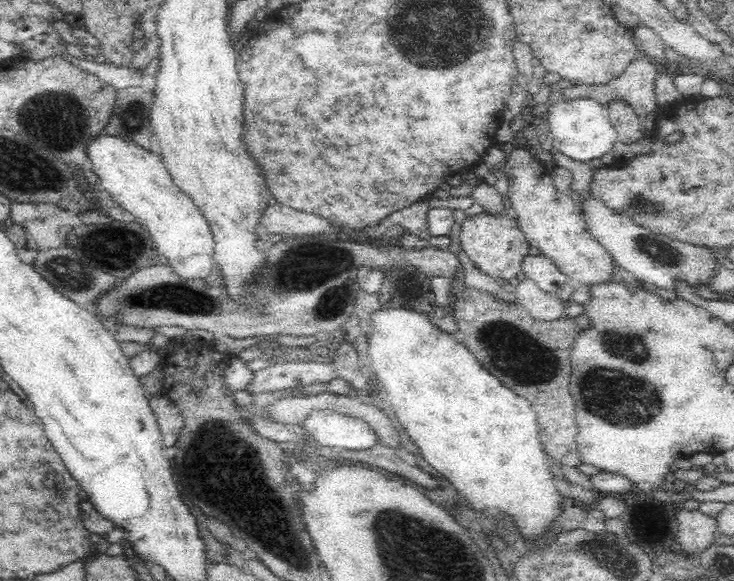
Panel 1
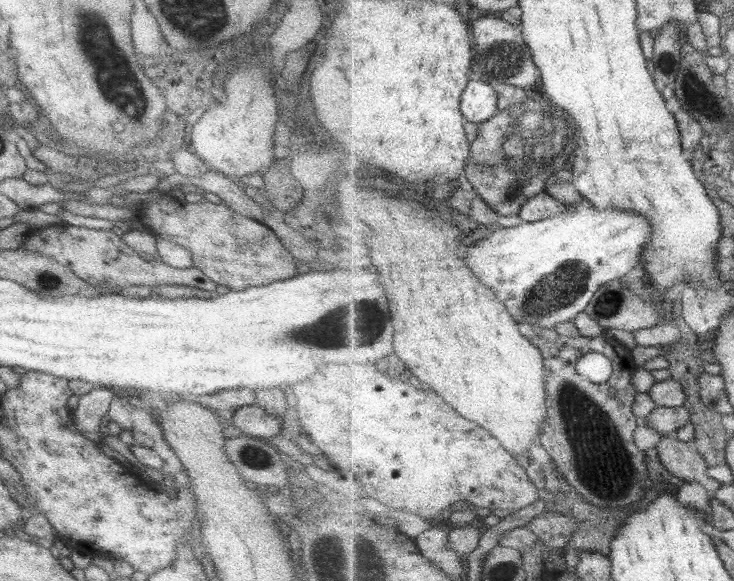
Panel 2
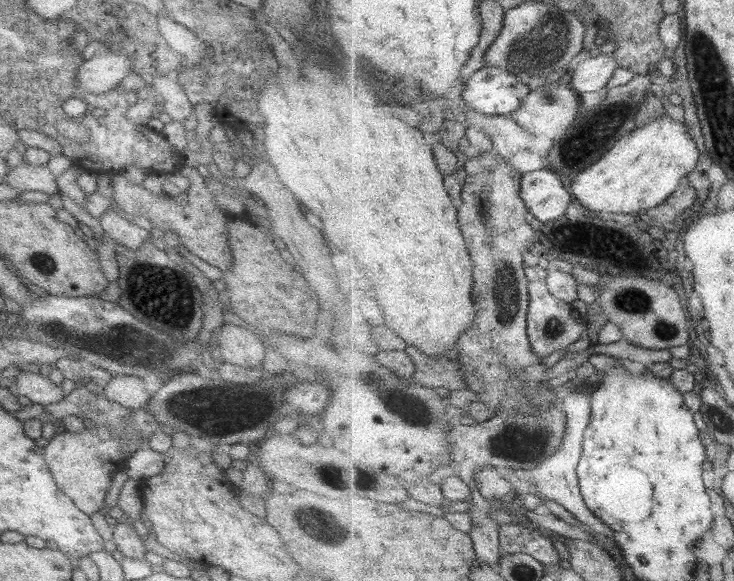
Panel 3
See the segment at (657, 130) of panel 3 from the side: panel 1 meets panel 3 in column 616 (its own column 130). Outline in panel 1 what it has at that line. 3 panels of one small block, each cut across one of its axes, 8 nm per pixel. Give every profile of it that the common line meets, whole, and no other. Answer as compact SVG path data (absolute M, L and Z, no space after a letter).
M103 133L94 136L88 144L87 167L100 177L104 190L108 190L122 209L140 218L152 230L160 254L168 258L169 267L182 280L208 278L216 265L215 240L208 221L193 200L176 186L160 156L121 140Z

